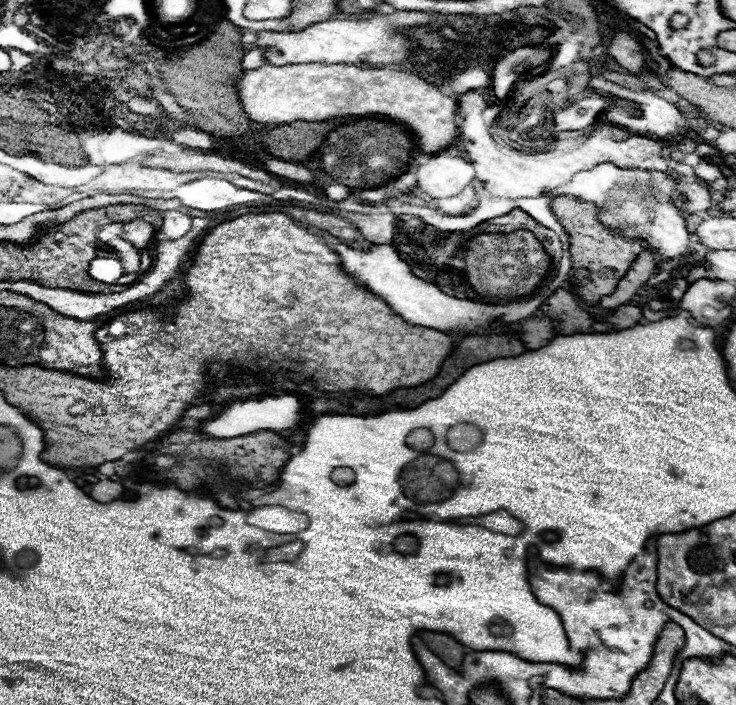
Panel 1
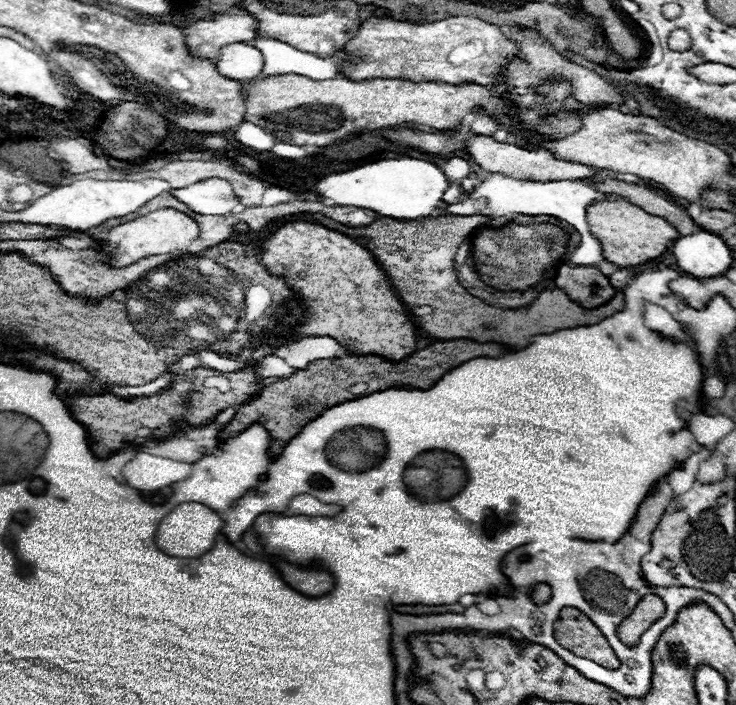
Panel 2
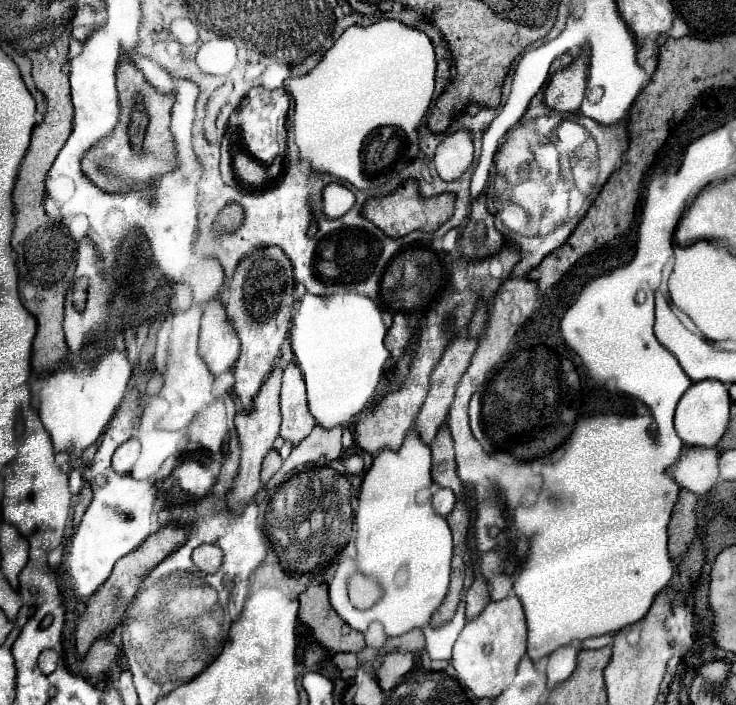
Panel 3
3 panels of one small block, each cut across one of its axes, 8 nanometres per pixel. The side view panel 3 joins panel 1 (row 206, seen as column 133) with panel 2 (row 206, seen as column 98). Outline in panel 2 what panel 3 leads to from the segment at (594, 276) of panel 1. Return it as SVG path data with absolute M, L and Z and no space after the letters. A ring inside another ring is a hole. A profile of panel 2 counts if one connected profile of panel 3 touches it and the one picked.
M620 200L620 202L592 202L586 208L586 220L590 224L590 232L602 246L604 260L612 262L618 268L634 268L644 264L650 258L658 258L666 252L668 242L678 238L678 232L660 216L650 216L642 208Z

